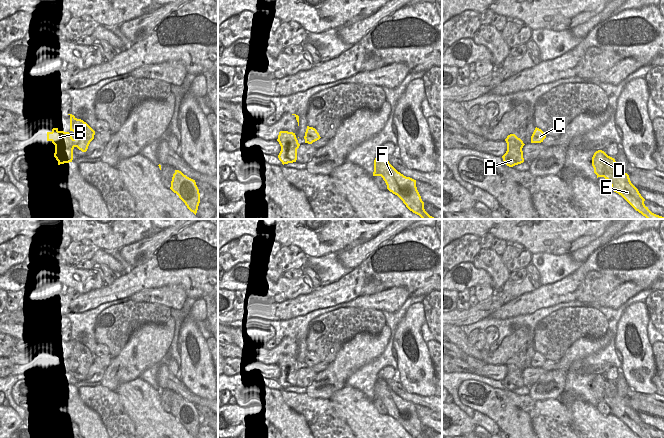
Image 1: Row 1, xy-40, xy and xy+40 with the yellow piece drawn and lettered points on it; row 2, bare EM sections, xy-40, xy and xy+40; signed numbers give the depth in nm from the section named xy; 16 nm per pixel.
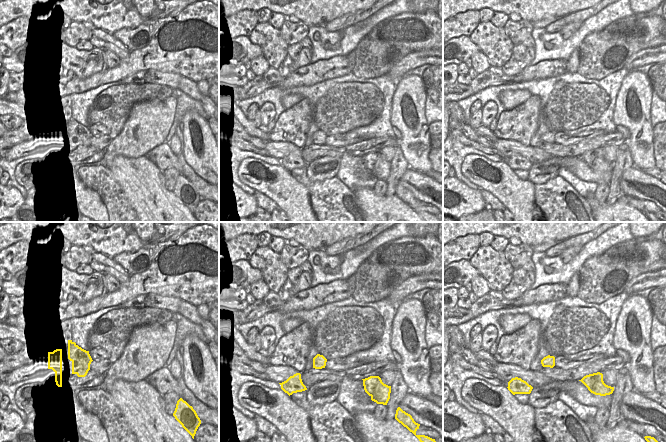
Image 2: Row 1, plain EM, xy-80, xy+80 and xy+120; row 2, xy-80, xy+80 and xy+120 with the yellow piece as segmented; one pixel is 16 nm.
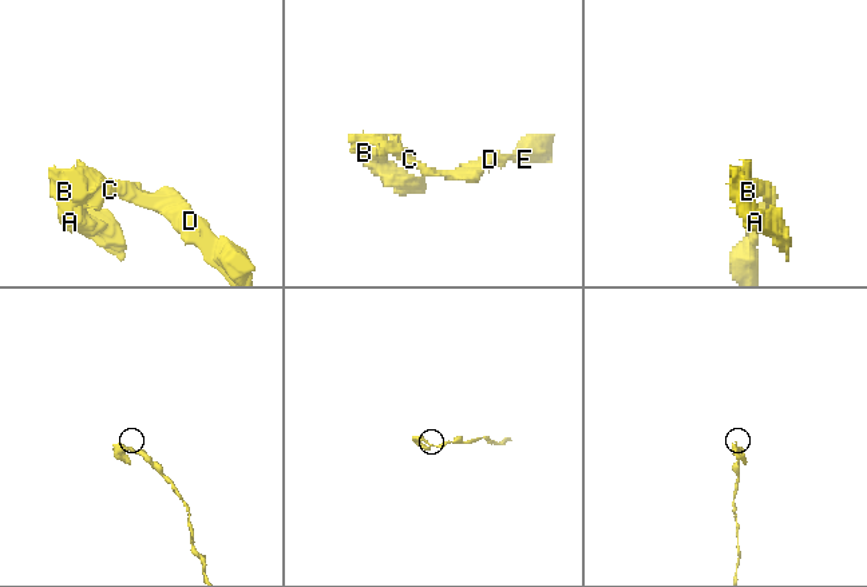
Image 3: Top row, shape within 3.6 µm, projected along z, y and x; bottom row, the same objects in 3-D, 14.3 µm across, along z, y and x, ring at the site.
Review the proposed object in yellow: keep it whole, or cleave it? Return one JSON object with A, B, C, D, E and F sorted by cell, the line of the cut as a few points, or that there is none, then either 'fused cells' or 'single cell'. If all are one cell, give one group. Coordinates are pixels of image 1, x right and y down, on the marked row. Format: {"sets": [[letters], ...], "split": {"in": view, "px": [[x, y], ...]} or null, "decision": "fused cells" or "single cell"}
{"sets": [["A"], ["B", "C", "D", "E", "F"]], "split": {"in": "xy-40", "px": [[74, 146], [68, 146], [64, 142], [55, 152]]}, "decision": "fused cells"}

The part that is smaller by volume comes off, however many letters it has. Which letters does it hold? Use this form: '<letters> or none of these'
A

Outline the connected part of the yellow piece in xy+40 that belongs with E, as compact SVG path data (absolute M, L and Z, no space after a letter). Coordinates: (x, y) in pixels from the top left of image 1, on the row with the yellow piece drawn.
M598 150L592 157L594 173L598 177L604 177L611 185L611 189L621 195L636 211L647 219L664 219L664 217L652 213L645 206L645 199L638 189L631 183L627 173L619 173L614 158L608 156L604 151Z

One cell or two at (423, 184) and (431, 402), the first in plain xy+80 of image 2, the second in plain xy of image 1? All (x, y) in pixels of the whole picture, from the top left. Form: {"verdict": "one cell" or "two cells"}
{"verdict": "two cells"}

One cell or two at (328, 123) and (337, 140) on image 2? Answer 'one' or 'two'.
two

